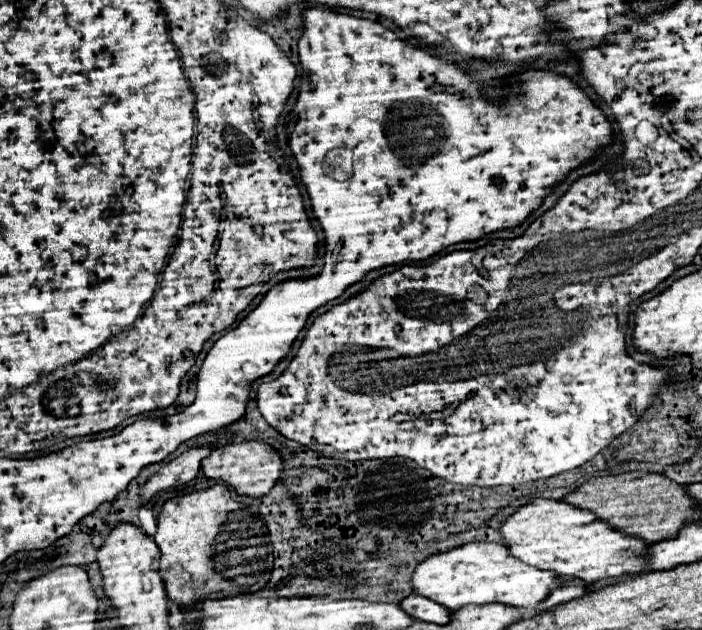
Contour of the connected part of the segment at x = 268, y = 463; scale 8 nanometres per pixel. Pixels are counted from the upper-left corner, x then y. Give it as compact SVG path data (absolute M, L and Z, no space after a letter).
M242 441L242 443L230 443L224 447L216 447L204 461L202 469L204 475L210 479L222 479L226 485L234 487L240 495L250 495L250 497L262 497L268 495L270 489L280 481L284 461L280 453L260 441Z

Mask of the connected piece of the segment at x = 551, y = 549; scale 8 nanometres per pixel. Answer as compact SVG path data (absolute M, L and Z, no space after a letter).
M536 497L536 499L528 501L526 505L518 507L512 515L508 515L500 523L498 533L500 533L502 541L508 545L508 553L512 557L516 557L532 567L538 567L538 569L550 569L550 571L556 571L566 577L584 579L586 583L596 583L606 577L618 577L622 573L640 573L646 569L644 561L640 559L646 549L646 543L642 539L634 539L634 537L616 533L614 529L610 529L610 525L596 519L596 515L592 515L590 511L582 511L564 501Z

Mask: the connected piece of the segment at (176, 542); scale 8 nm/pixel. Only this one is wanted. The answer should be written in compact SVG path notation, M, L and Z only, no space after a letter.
M212 485L202 491L190 491L180 497L168 499L158 515L158 529L154 541L160 549L160 577L164 579L166 593L176 605L192 605L208 597L208 593L220 591L220 577L216 577L216 569L212 569L212 545L216 545L216 537L220 537L220 525L228 521L228 513L236 513L240 509L240 501L230 493L226 485Z

